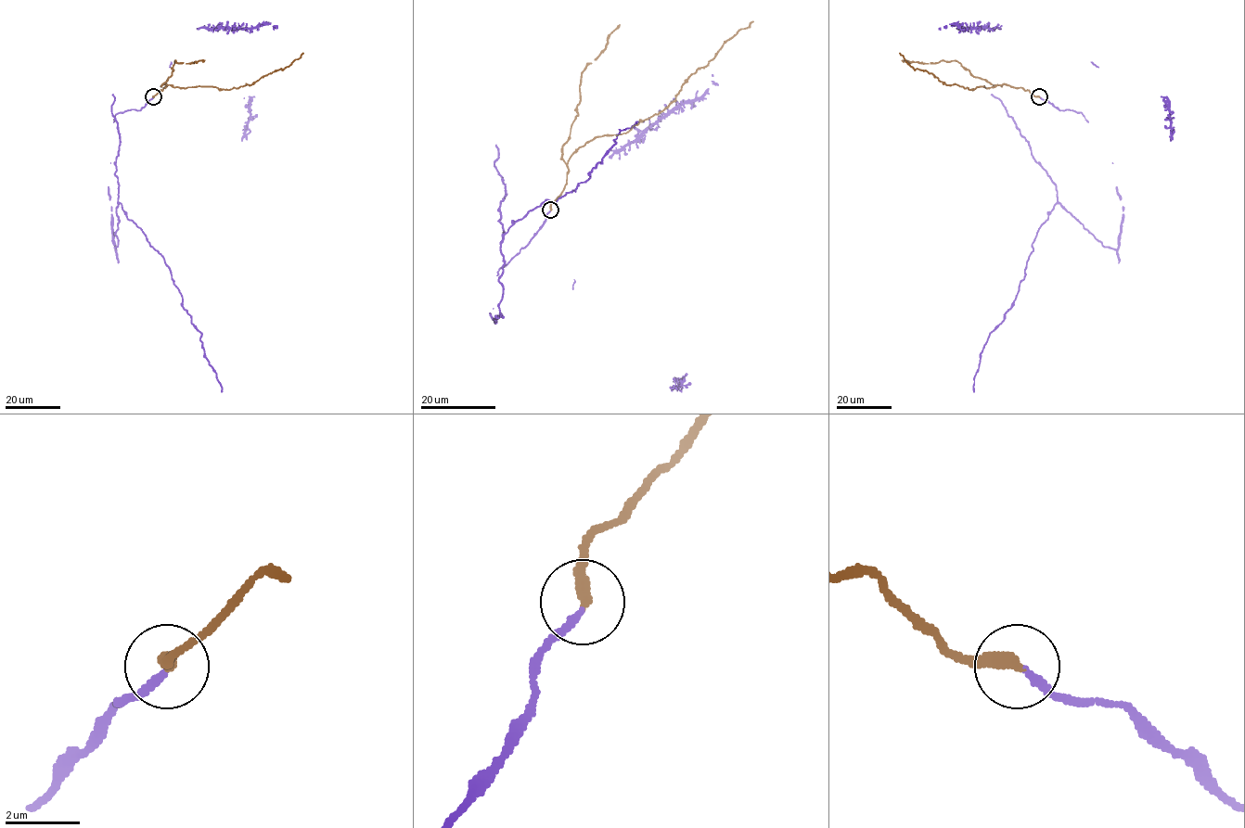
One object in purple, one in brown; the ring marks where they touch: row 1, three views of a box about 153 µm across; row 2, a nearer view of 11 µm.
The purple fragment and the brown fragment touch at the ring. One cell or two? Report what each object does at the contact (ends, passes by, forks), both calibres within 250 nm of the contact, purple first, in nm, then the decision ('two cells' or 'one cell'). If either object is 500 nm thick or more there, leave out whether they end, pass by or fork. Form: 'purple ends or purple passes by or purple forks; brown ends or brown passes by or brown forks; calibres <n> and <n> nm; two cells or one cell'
purple ends; brown ends; calibres 200 and 360 nm; one cell

